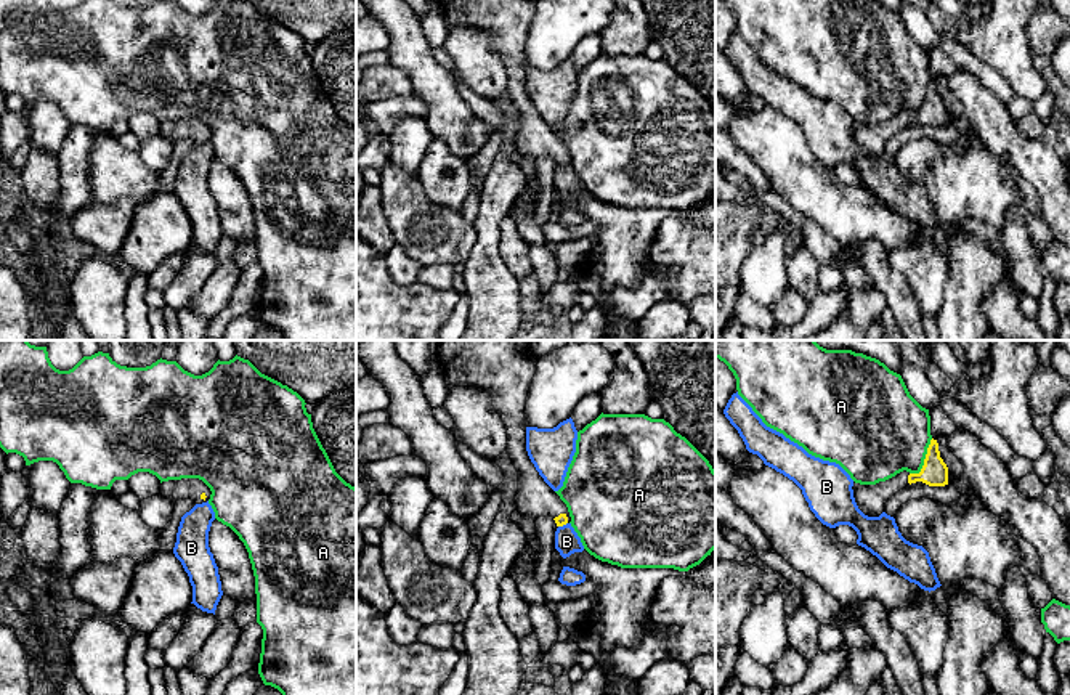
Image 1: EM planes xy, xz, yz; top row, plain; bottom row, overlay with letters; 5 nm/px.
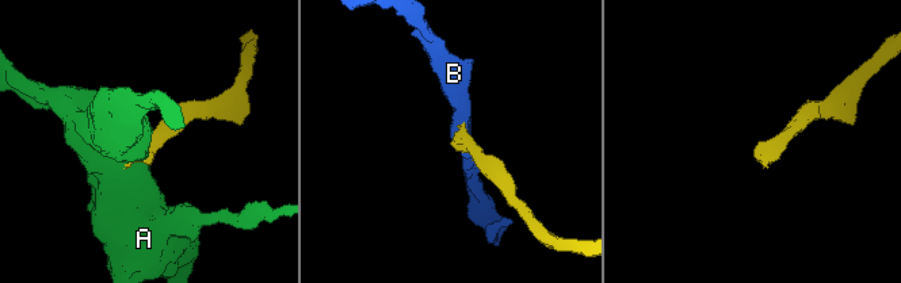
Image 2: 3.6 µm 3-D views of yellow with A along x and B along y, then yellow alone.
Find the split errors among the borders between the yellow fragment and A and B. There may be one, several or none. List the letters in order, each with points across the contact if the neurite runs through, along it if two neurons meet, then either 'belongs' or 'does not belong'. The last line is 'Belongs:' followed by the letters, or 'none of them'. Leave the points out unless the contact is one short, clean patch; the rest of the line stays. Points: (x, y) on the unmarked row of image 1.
A: does not belong
B: border xz (567, 162), (559, 167); does not belong
Belongs: none of them

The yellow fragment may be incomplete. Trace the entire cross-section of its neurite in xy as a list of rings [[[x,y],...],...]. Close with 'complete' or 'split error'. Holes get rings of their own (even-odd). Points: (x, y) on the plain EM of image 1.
[[[199,119],[168,120],[160,124],[160,135],[173,143],[191,140],[194,144],[202,144],[210,140],[210,128]]]; split error

